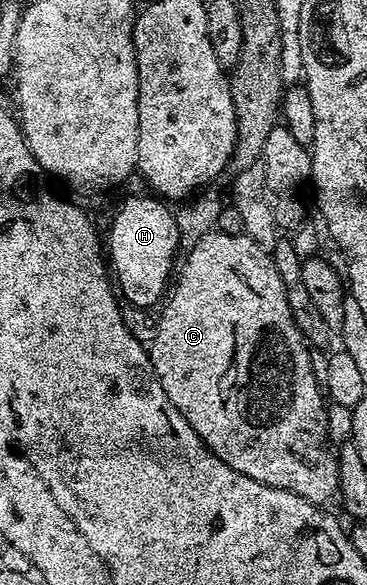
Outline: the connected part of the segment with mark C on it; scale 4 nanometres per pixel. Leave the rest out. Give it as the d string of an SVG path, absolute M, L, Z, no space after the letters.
M217 228L204 234L194 244L194 248L183 255L184 267L175 275L174 284L166 301L163 303L164 311L158 314L156 324L156 335L150 343L150 357L152 367L162 384L162 392L182 412L186 424L194 428L196 435L205 442L234 472L242 472L242 476L250 476L250 480L258 480L258 484L266 484L270 488L282 488L282 492L294 492L294 496L302 496L302 500L325 504L337 497L340 489L338 480L338 464L336 463L336 454L328 440L326 432L326 416L328 415L328 406L322 395L322 388L315 382L314 372L310 368L310 356L308 355L309 343L304 341L304 335L294 324L294 316L290 312L290 304L286 300L286 288L282 284L282 276L278 276L278 268L274 268L274 260L269 251L263 250L254 240L250 240L248 235L243 232L237 234L227 234L223 228Z

